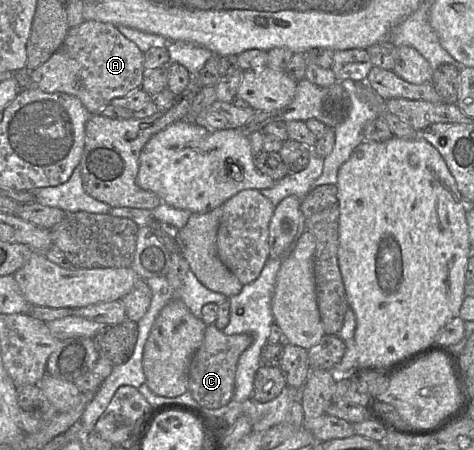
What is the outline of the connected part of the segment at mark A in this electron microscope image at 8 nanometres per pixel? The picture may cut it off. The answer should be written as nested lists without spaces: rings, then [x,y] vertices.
[[[85,20],[70,28],[59,49],[42,65],[29,71],[31,84],[47,93],[67,93],[77,97],[90,114],[100,114],[114,98],[125,97],[141,88],[145,75],[144,53],[111,23]]]

